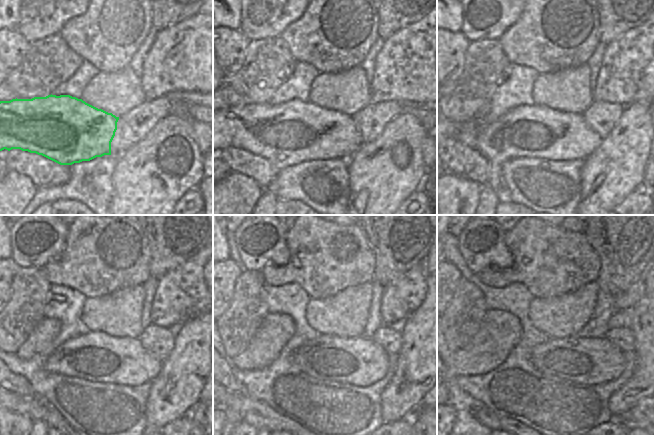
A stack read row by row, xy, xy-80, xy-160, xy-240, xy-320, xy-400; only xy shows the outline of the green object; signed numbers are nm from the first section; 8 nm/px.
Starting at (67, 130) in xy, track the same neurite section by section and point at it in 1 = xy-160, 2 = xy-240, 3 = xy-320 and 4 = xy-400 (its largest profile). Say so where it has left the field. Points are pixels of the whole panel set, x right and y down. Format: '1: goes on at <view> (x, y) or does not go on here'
1: goes on at xy-160 (539, 131)
2: goes on at xy-240 (96, 356)
3: goes on at xy-320 (361, 362)
4: goes on at xy-400 (588, 361)

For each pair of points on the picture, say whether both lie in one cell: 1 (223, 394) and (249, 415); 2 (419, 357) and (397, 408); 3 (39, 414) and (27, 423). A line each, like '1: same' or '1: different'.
1: same
2: same
3: different

